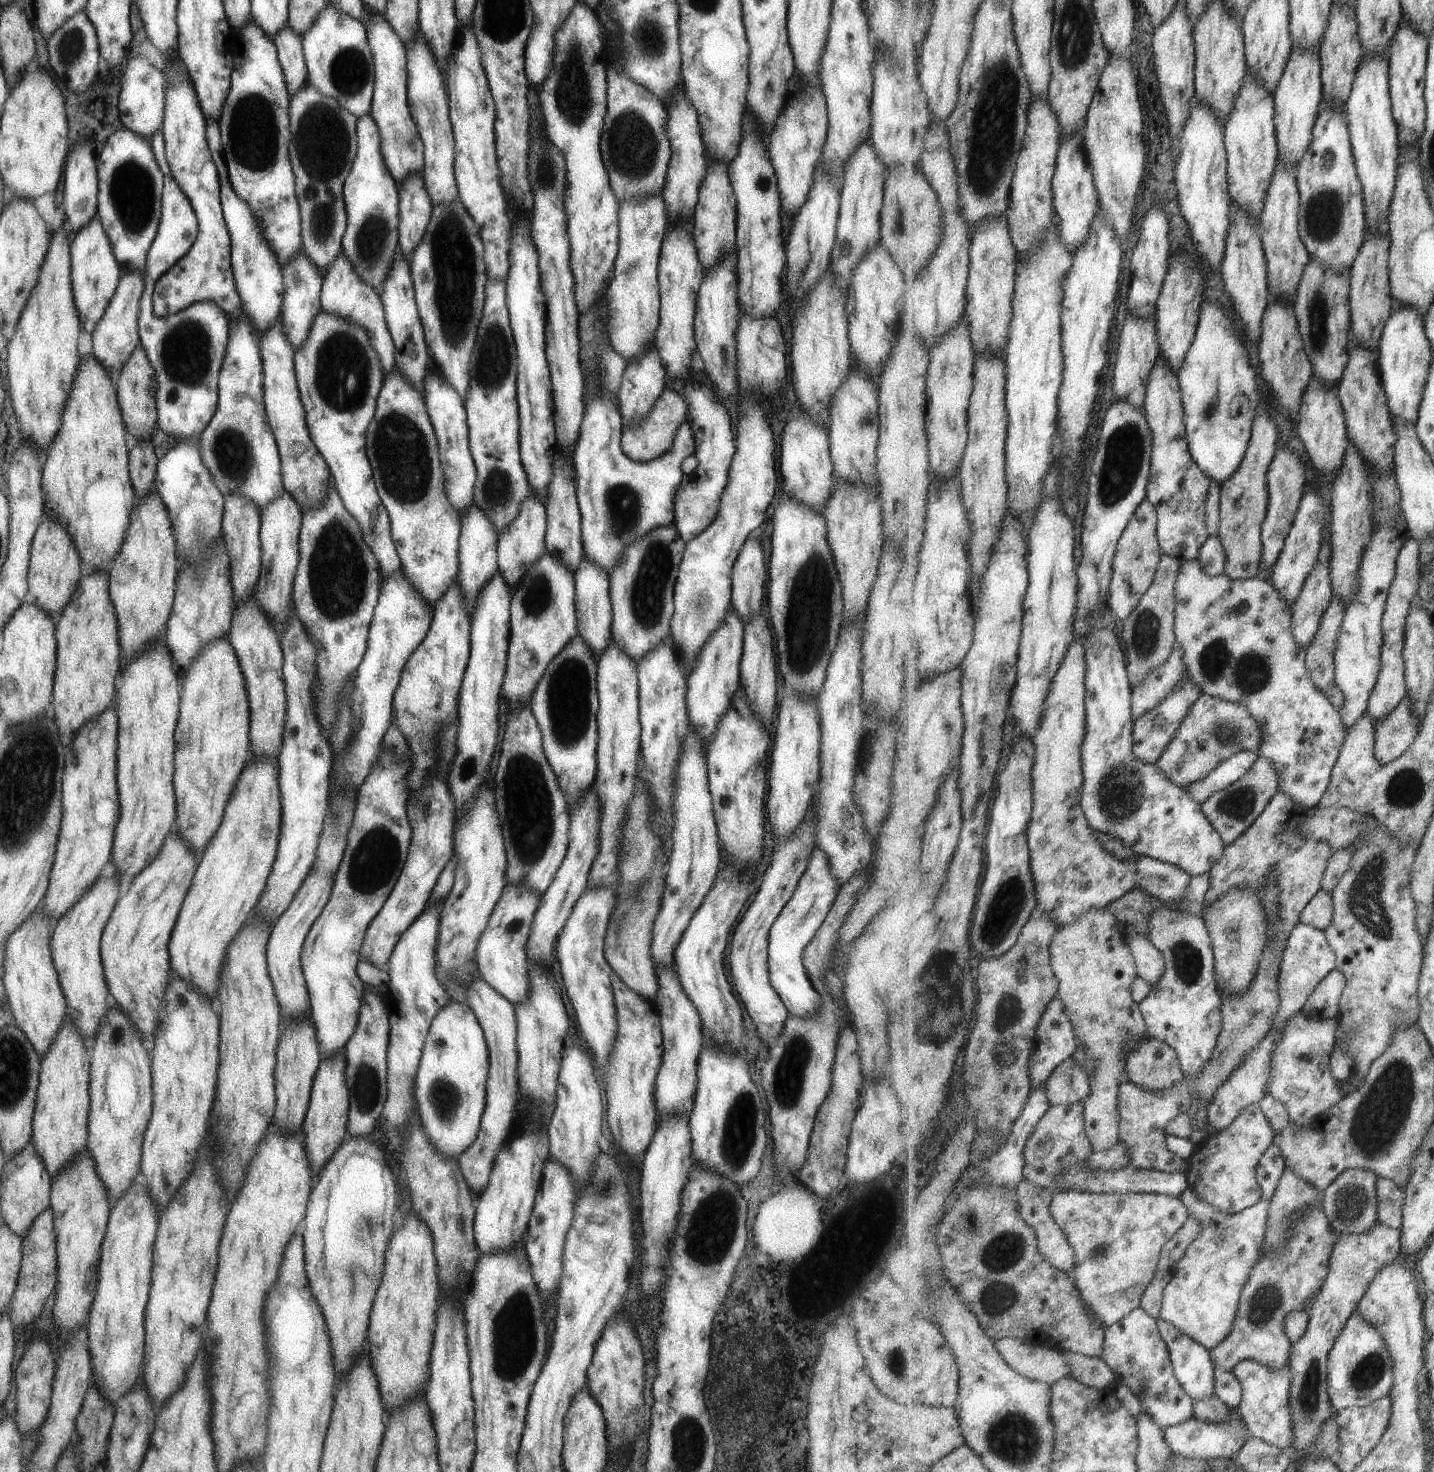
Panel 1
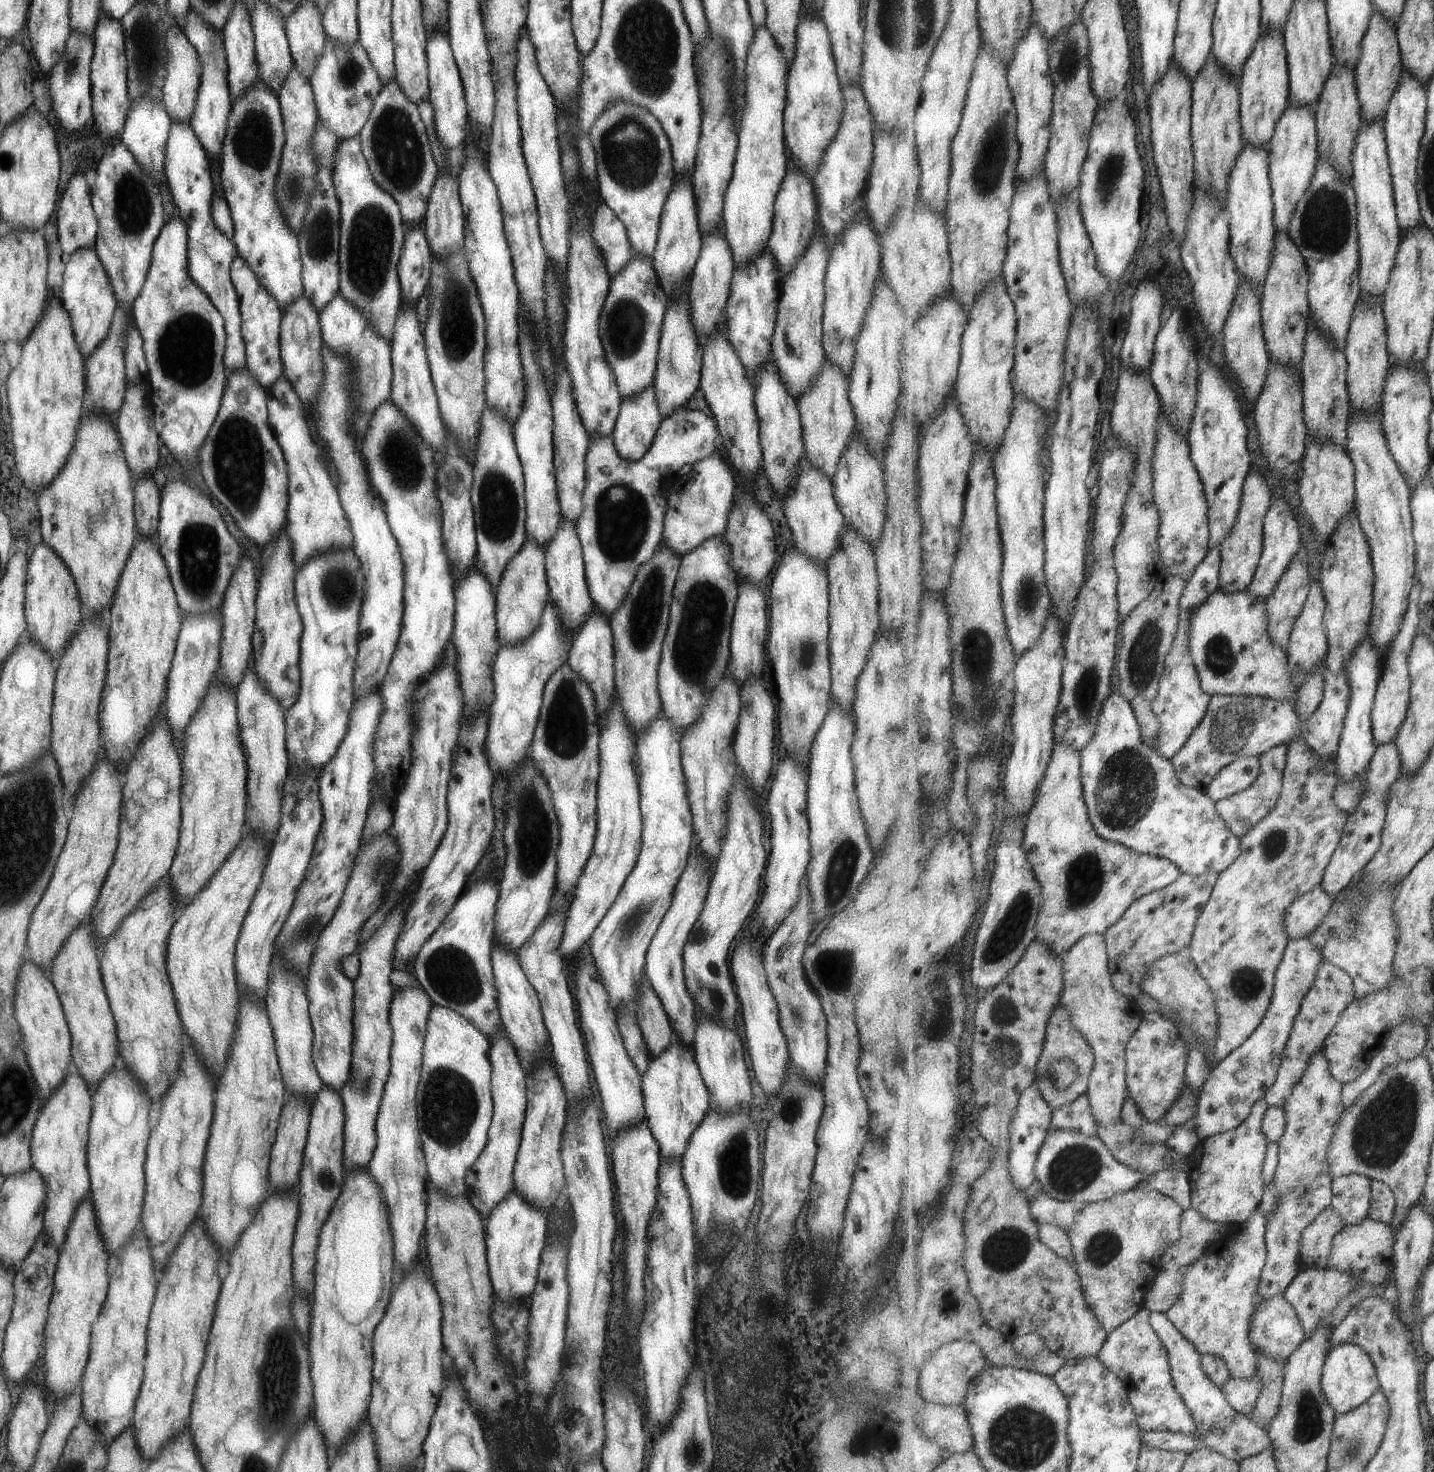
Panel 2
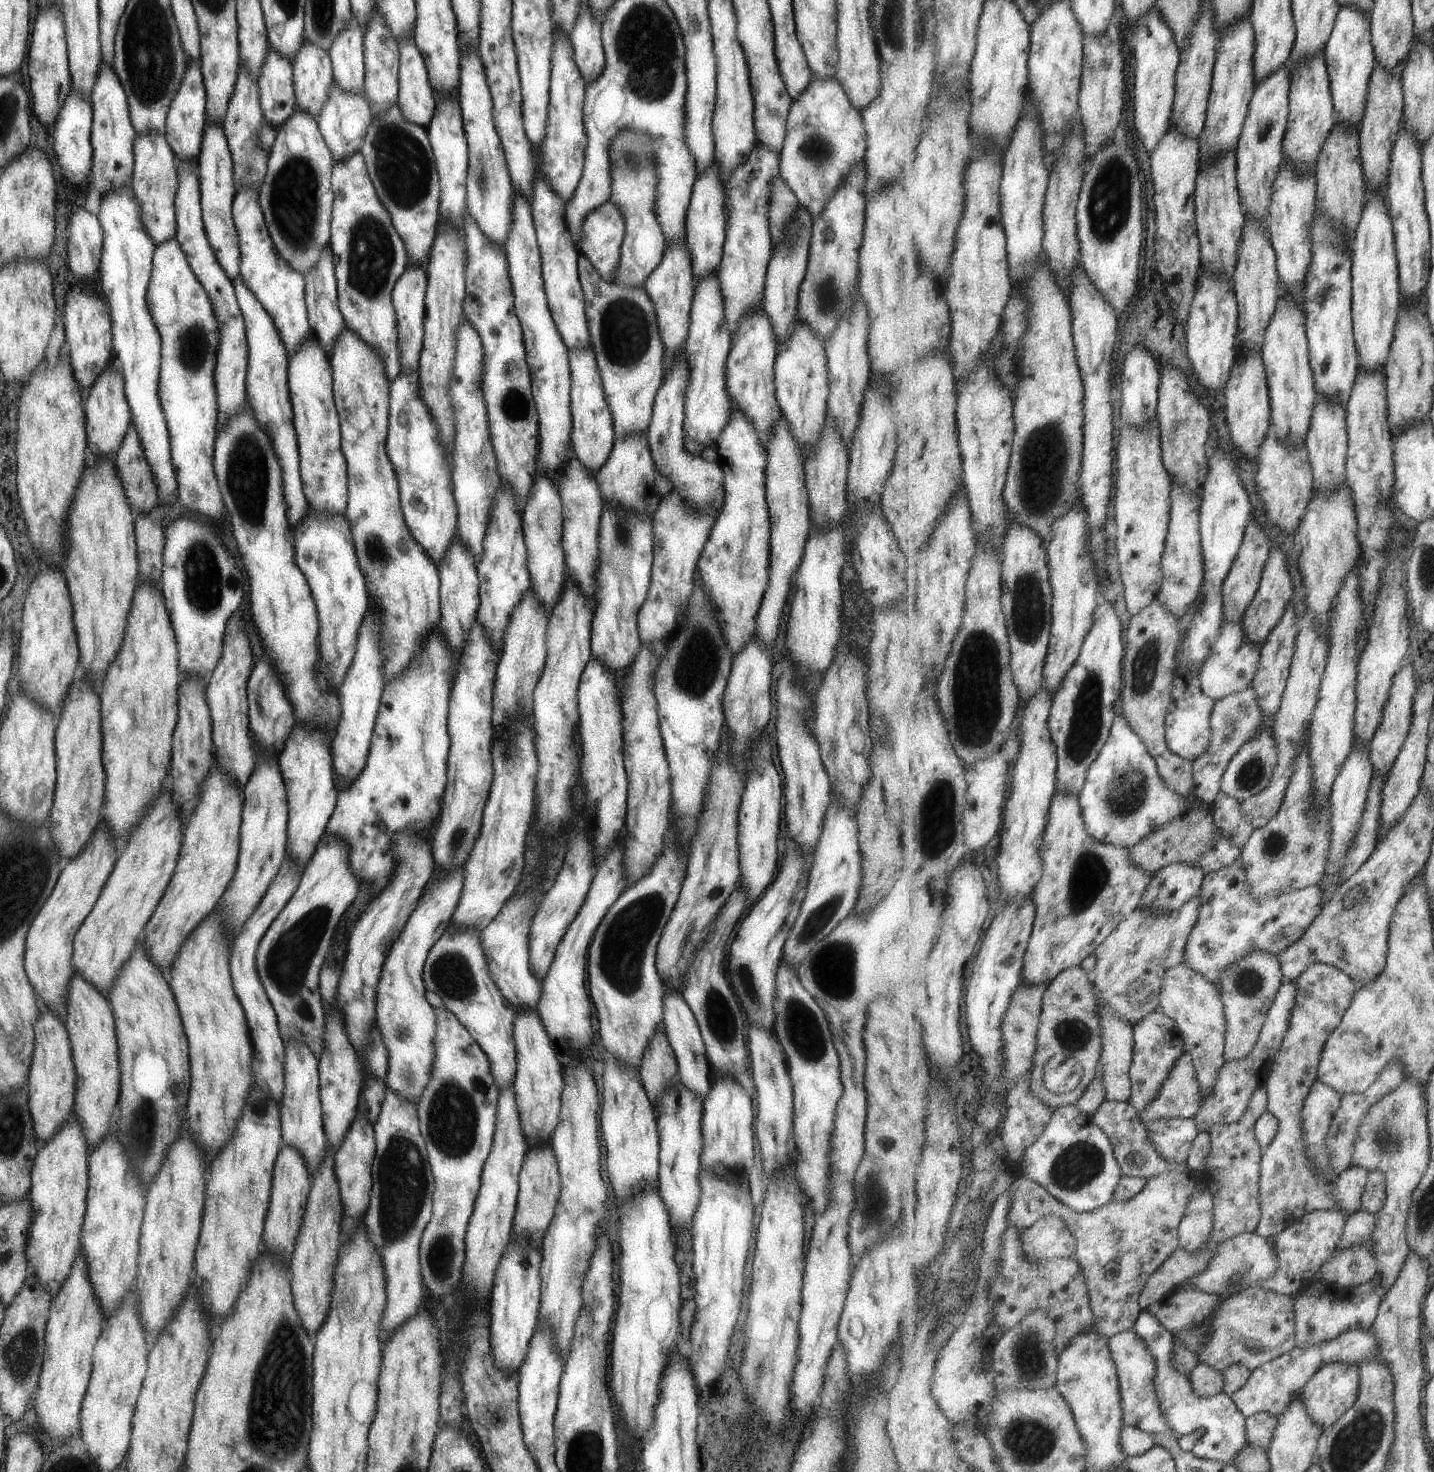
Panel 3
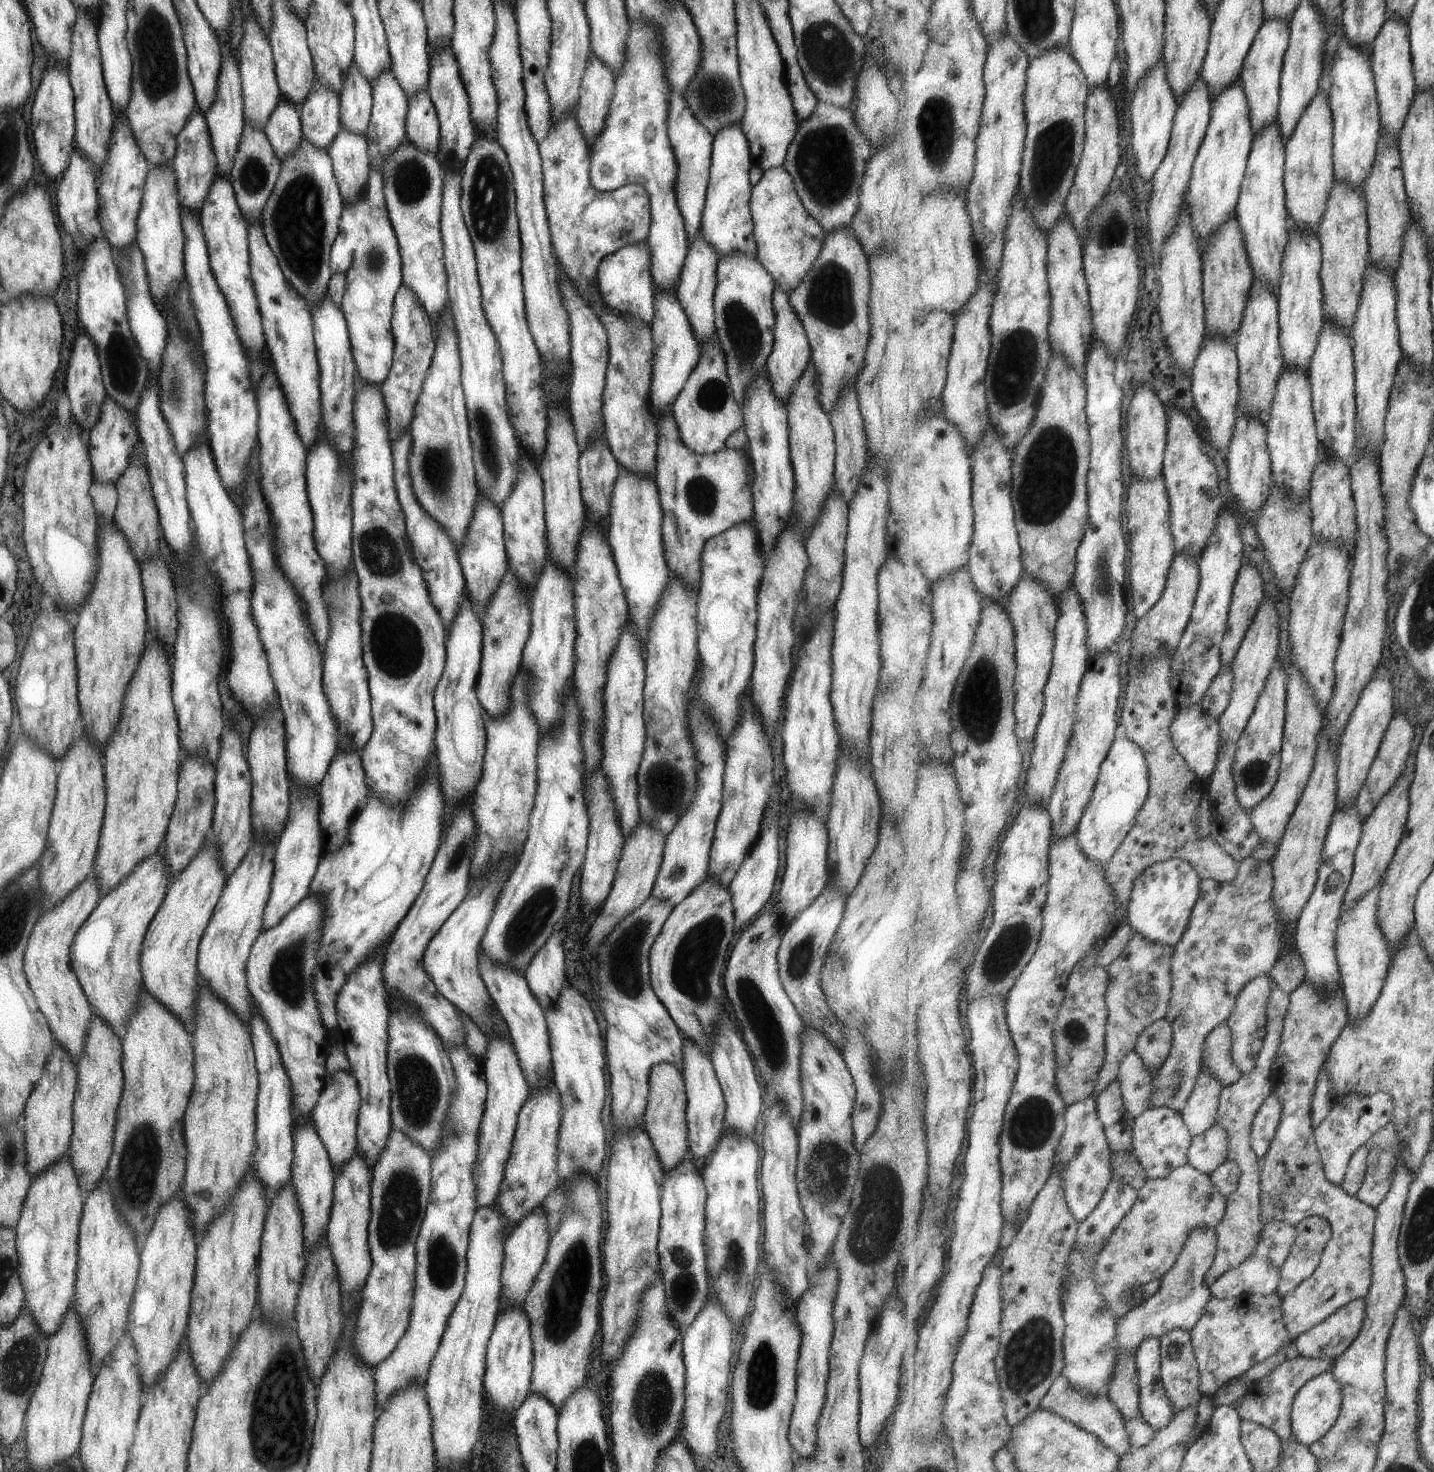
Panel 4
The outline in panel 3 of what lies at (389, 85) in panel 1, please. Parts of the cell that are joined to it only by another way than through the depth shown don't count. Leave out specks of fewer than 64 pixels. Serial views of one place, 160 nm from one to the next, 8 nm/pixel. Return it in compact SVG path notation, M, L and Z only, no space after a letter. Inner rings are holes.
M391 104L370 119L358 150L364 158L367 174L376 195L387 209L393 228L402 238L406 264L420 265L426 272L431 245L438 225L440 184L426 129L409 122L399 107Z

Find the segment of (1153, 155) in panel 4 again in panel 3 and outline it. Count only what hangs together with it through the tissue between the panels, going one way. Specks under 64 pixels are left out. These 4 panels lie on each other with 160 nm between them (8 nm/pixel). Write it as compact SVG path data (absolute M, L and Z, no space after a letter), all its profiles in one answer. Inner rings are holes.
M1156 6L1140 21L1134 46L1134 128L1141 145L1151 156L1172 126L1176 97L1176 78L1181 64L1181 50L1174 32Z

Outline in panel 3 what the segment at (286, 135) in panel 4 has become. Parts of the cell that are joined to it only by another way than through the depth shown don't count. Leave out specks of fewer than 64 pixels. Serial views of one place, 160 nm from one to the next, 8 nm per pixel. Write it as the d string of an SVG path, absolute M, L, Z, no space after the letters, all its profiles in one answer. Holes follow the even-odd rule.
M268 48L256 83L262 120L277 131L295 106L291 65Z

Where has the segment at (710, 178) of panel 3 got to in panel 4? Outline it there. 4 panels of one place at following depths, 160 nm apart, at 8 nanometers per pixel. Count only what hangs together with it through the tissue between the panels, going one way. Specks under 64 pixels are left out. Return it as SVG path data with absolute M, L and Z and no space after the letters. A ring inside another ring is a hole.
M698 231L698 234L689 241L688 251L679 275L679 284L674 292L683 312L686 314L698 345L707 341L714 334L712 300L716 285L716 264L718 260L714 250L711 250L711 247L703 240L703 237L700 236L700 231Z

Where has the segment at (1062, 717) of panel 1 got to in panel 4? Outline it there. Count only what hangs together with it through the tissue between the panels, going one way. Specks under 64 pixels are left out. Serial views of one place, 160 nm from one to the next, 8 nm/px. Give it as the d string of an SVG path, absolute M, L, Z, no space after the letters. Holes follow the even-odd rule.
M1077 834L1072 835L1068 839L1064 839L1063 841L1057 841L1052 844L1050 848L1050 892L1048 894L1048 899L1046 905L1043 909L1043 928L1042 928L1042 937L1039 941L1039 946L1035 956L1031 959L1027 968L1023 971L1023 974L1018 978L1018 981L1015 983L1015 986L1011 989L1011 992L1008 994L1006 998L1006 1013L1008 1018L1008 1026L1010 1028L1011 1036L1014 1038L1014 1043L1016 1044L1020 1067L1018 1070L1018 1076L1016 1078L1016 1083L1014 1086L1014 1092L1011 1095L1010 1101L1008 1102L1006 1108L1006 1117L1005 1122L1003 1123L1003 1130L1001 1136L1001 1146L1002 1146L1002 1211L1005 1221L1010 1221L1013 1223L1014 1221L1018 1221L1019 1225L1022 1225L1030 1215L1032 1211L1032 1206L1034 1204L1034 1200L1038 1197L1038 1194L1041 1192L1041 1189L1046 1185L1046 1182L1050 1180L1051 1173L1054 1170L1055 1159L1057 1158L1057 1152L1060 1146L1060 1142L1064 1136L1064 1132L1066 1131L1066 1110L1069 1106L1066 1103L1066 1099L1063 1098L1061 1091L1058 1087L1058 1058L1056 1057L1056 1032L1055 1032L1055 1023L1057 1022L1059 1011L1062 1009L1063 1001L1065 1000L1066 994L1066 986L1071 976L1071 973L1074 971L1074 968L1077 966L1079 960L1082 959L1082 956L1085 953L1090 953L1091 949L1094 949L1095 945L1098 945L1098 940L1101 938L1098 937L1106 937L1108 933L1108 928L1110 927L1110 918L1114 917L1114 912L1122 905L1118 904L1118 895L1114 894L1112 887L1110 886L1110 880L1106 878L1106 868L1102 866L1102 863L1098 863L1097 861L1092 861L1086 855L1083 854L1082 848L1079 846Z

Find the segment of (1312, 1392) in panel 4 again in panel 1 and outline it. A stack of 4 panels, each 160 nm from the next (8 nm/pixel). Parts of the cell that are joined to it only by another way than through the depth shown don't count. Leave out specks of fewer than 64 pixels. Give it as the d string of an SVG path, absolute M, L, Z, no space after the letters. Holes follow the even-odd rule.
M1357 1312L1351 1315L1345 1328L1339 1335L1334 1349L1330 1352L1328 1365L1329 1393L1332 1405L1336 1412L1357 1407L1366 1407L1380 1398L1389 1397L1394 1386L1394 1360L1391 1358L1390 1350L1387 1350L1386 1340L1382 1332L1366 1321Z

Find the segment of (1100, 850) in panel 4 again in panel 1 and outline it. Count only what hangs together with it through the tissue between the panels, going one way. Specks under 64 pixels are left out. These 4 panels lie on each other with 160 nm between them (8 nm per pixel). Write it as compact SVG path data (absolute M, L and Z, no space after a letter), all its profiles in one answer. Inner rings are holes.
M1104 605L1103 610L1095 610L1095 614L1091 614L1091 632L1086 641L1088 723L1082 750L1085 779L1081 794L1083 814L1086 814L1087 822L1094 830L1115 836L1121 844L1127 844L1141 857L1153 857L1174 864L1191 876L1209 873L1223 858L1227 844L1204 814L1202 803L1197 802L1186 788L1177 786L1156 764L1143 762L1135 754L1133 686L1127 674L1128 662L1121 632L1115 625L1117 620L1108 605Z

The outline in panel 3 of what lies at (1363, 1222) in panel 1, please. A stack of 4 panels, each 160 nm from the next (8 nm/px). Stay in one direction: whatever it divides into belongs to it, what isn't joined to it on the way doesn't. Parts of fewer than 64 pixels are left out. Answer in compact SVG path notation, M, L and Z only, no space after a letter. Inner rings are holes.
M1351 1165L1336 1180L1336 1201L1341 1210L1349 1214L1362 1210L1362 1194L1370 1178L1370 1172L1364 1167Z

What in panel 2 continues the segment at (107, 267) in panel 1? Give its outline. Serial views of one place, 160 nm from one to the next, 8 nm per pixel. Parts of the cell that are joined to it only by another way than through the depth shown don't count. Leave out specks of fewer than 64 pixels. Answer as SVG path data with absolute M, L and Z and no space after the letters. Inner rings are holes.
M83 247L75 250L70 257L65 259L65 263L60 302L67 311L75 344L84 359L104 339L117 302L107 273L102 262L97 258L93 247Z

